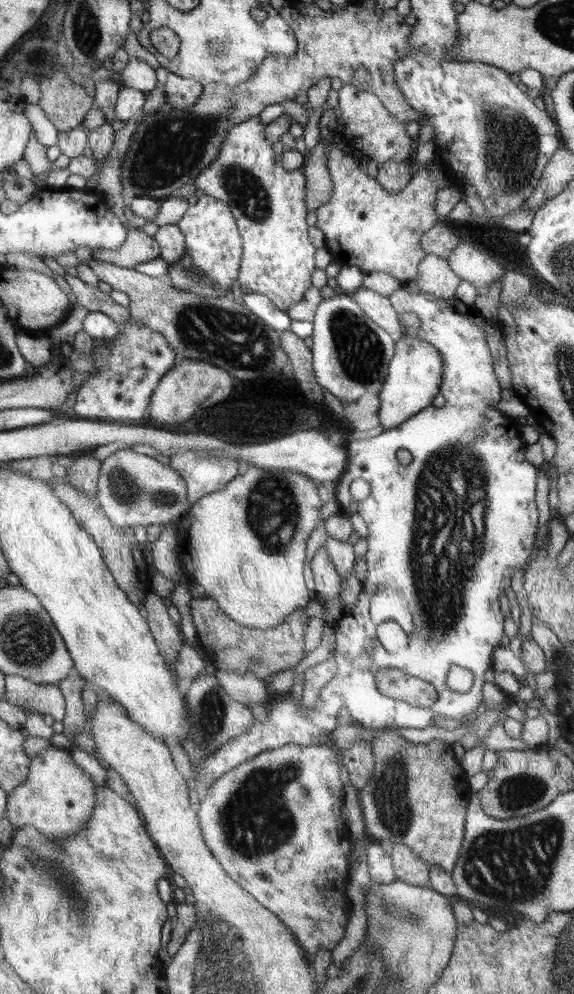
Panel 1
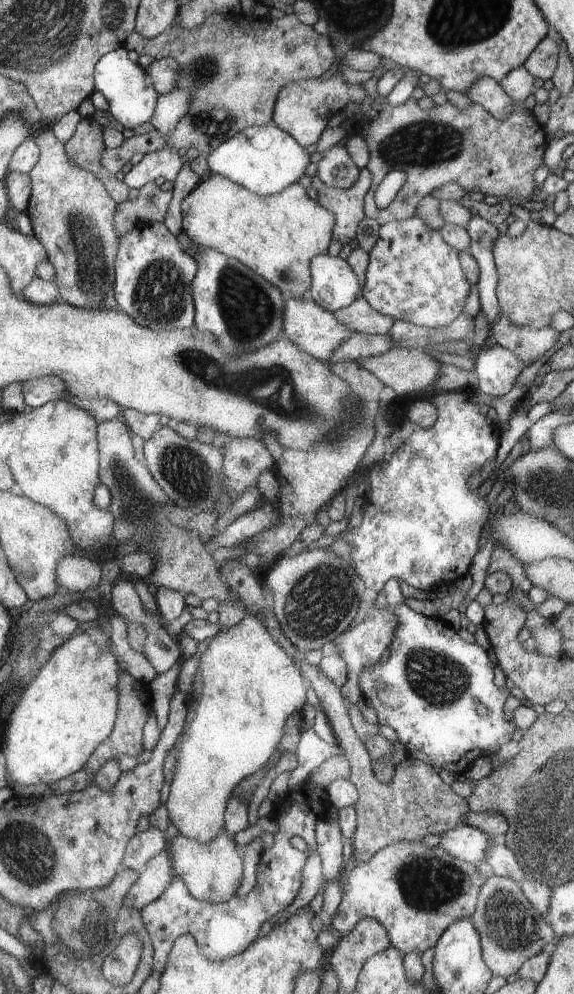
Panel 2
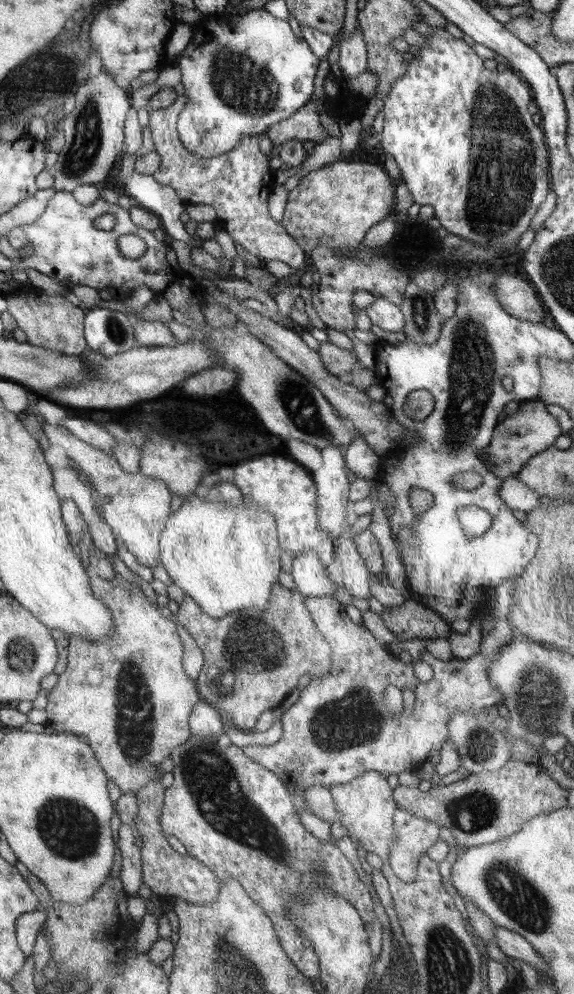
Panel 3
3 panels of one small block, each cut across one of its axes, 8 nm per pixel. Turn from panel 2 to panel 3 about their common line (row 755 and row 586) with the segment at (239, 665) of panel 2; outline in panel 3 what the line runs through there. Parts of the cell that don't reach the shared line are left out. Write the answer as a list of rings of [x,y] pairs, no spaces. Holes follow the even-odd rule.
[[[197,496],[185,498],[179,510],[171,512],[159,534],[159,562],[169,574],[171,582],[183,590],[185,596],[195,600],[199,608],[217,620],[227,614],[247,612],[247,608],[263,610],[271,602],[273,586],[279,582],[281,544],[275,516],[263,506],[225,506],[223,502],[205,502]]]

